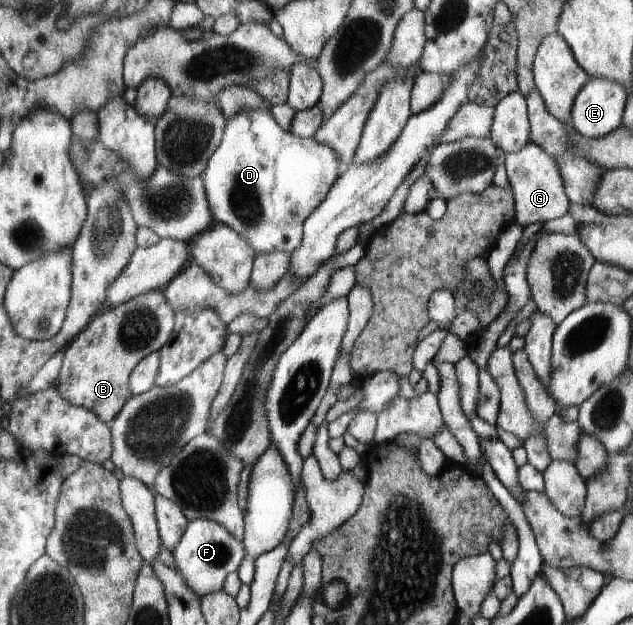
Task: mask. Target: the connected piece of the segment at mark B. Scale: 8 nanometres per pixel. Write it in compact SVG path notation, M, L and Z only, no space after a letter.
M163 289L102 310L68 344L60 374L54 381L55 388L69 404L91 409L103 422L110 424L131 398L128 380L132 370L140 360L168 343L174 324L175 312Z

